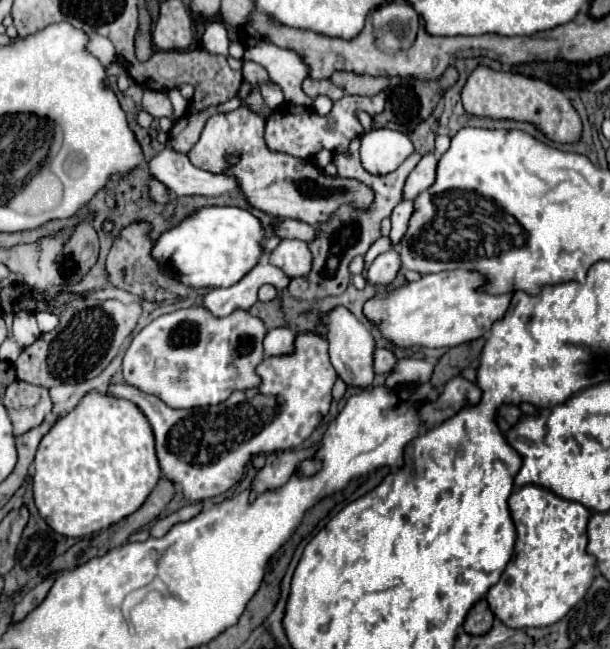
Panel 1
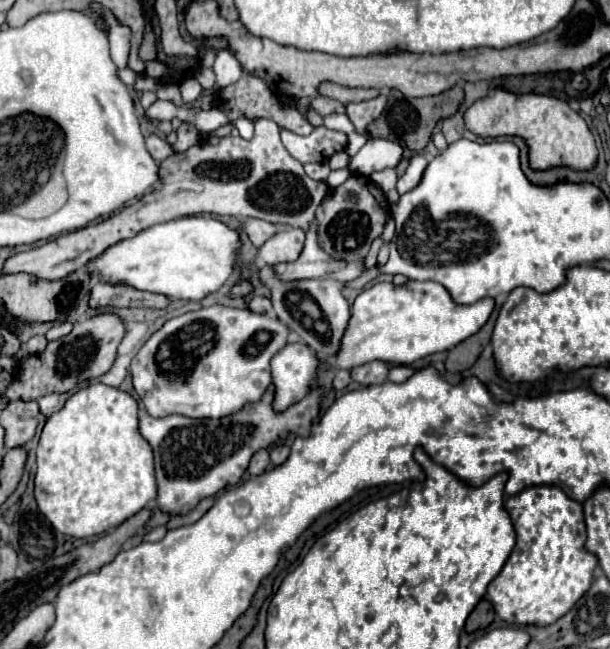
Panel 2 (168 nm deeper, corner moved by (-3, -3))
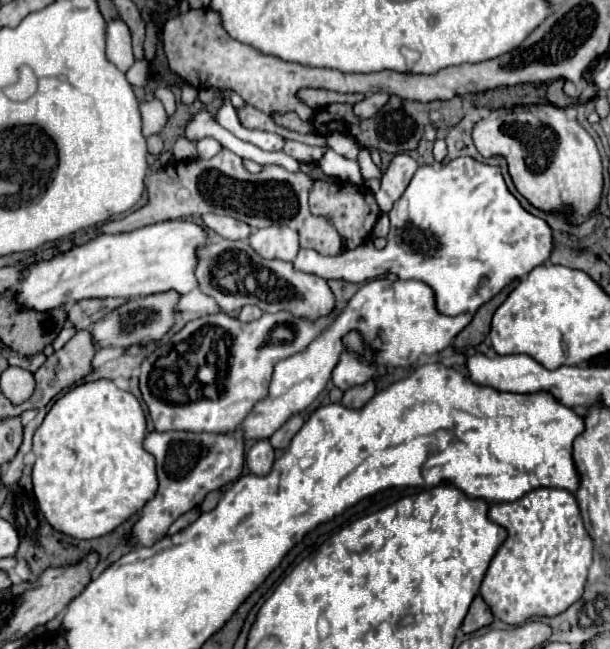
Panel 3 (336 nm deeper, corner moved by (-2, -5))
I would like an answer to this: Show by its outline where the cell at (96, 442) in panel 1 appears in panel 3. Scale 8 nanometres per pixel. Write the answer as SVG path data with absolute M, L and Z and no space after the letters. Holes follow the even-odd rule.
M112 380L80 384L54 402L34 434L34 494L38 506L54 530L72 538L90 540L112 532L136 514L158 490L154 456L142 446L146 438L146 416L134 394L116 388Z

